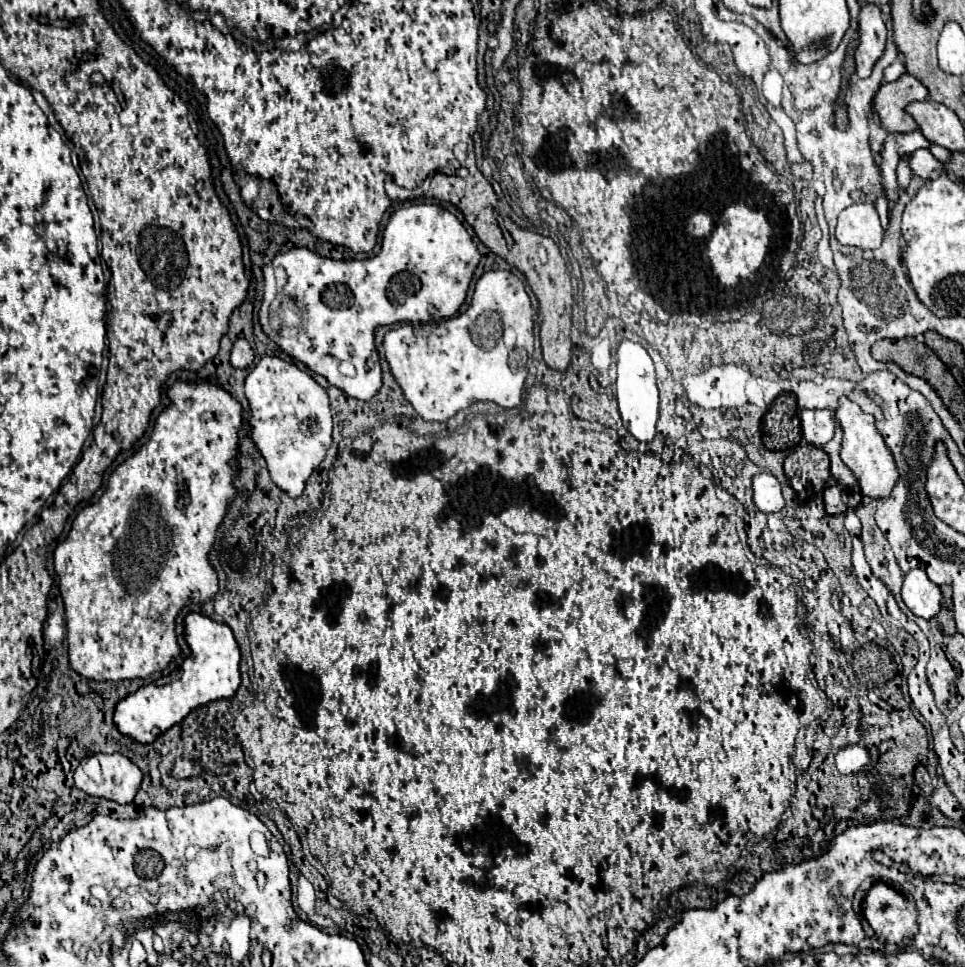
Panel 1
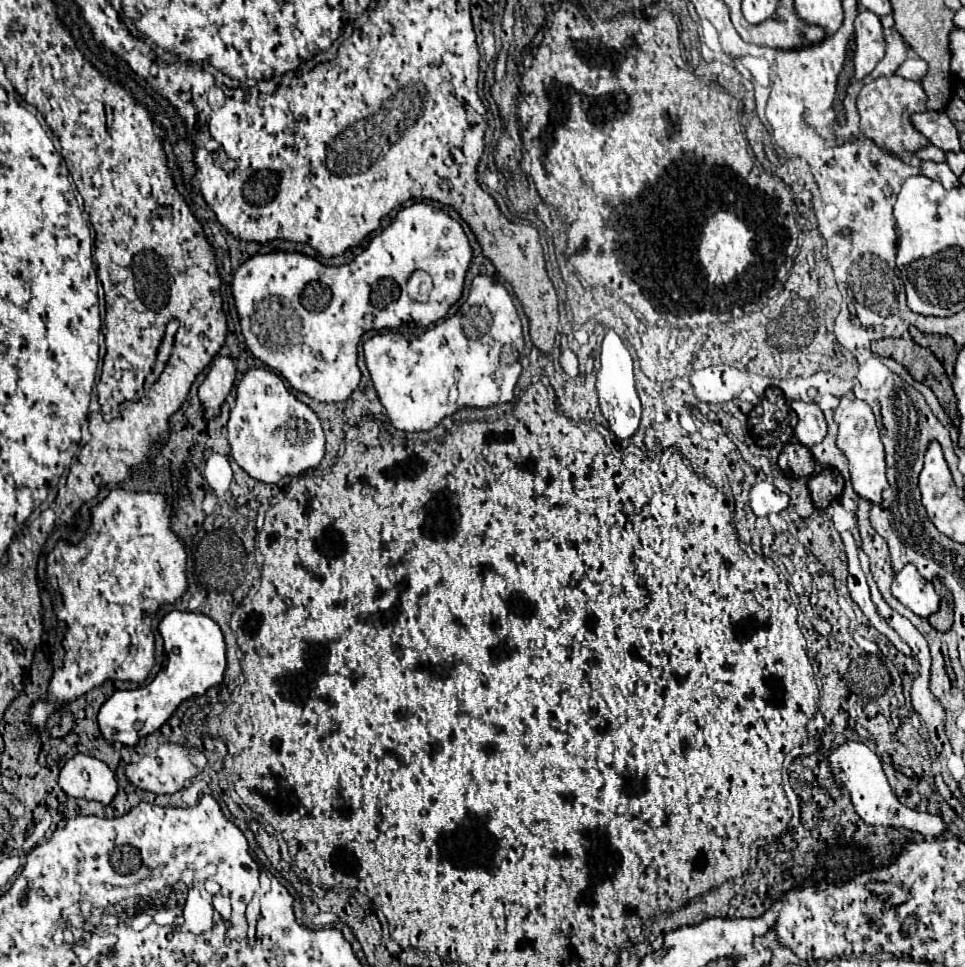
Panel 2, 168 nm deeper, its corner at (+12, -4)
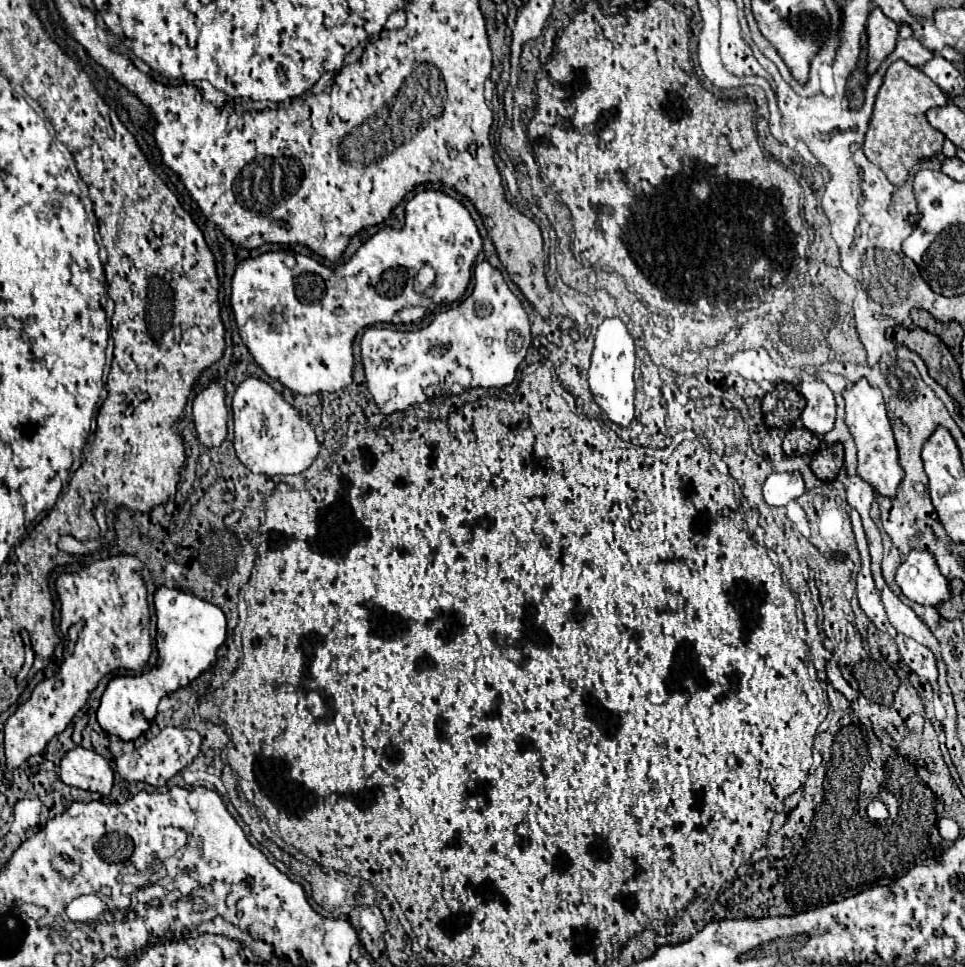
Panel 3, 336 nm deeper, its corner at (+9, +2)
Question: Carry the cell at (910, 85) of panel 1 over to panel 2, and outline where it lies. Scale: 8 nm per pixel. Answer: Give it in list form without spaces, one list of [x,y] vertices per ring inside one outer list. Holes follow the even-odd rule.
[[[898,74],[880,76],[868,84],[858,94],[858,110],[860,110],[860,132],[872,140],[880,150],[888,154],[916,152],[920,148],[930,146],[930,142],[912,126],[910,116],[914,112],[926,112],[926,94],[920,82],[906,80]]]

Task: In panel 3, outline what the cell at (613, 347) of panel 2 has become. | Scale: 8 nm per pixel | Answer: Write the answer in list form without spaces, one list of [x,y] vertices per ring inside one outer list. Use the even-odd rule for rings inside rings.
[[[607,318],[595,334],[595,348],[591,354],[591,368],[589,368],[589,386],[595,402],[607,414],[607,418],[623,428],[627,428],[633,420],[633,398],[635,398],[635,342],[629,334],[627,326],[619,318]]]

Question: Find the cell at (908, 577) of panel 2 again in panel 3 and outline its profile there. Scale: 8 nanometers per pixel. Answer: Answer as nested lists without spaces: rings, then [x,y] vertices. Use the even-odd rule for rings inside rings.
[[[909,552],[895,576],[903,596],[923,606],[937,606],[949,600],[949,582],[941,576],[933,556],[929,552]]]

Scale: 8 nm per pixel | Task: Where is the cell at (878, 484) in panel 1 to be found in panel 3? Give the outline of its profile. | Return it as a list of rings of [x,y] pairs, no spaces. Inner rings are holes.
[[[865,378],[855,382],[851,388],[843,392],[845,400],[845,424],[857,444],[859,450],[859,464],[857,464],[857,476],[873,486],[873,490],[881,496],[893,498],[895,488],[901,482],[901,466],[897,462],[897,446],[891,432],[891,424],[885,412],[885,402],[879,388],[871,388]]]

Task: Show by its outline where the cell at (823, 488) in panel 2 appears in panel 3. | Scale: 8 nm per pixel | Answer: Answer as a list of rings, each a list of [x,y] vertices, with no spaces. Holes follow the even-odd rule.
[[[841,444],[833,446],[823,446],[813,454],[811,460],[811,470],[813,474],[823,480],[823,482],[833,482],[843,466],[843,448]]]

